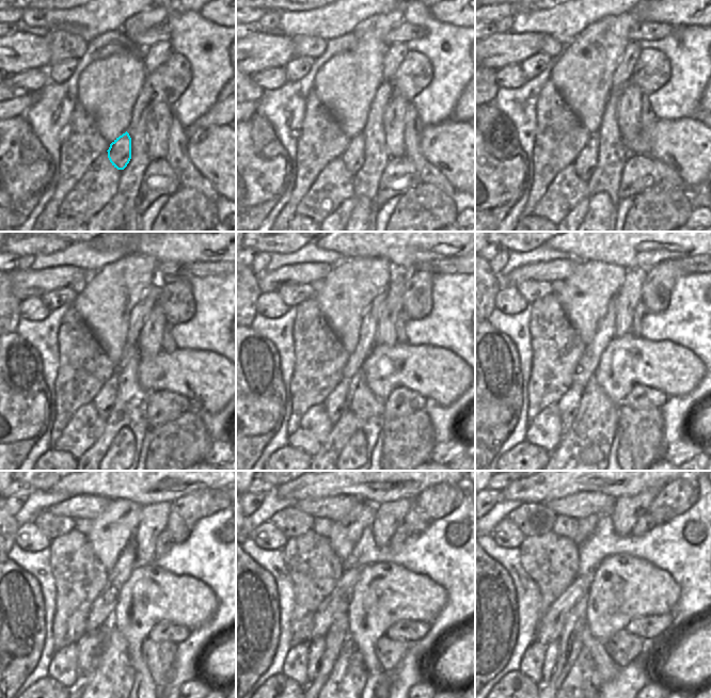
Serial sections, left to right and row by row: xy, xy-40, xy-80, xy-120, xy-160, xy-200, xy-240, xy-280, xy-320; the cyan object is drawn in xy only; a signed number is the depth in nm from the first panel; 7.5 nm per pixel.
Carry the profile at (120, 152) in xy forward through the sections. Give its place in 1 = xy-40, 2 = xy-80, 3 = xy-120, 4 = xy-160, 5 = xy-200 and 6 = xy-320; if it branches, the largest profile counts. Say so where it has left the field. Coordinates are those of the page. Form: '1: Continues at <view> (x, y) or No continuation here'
1: Continues at xy-40 (354, 155)
2: Continues at xy-80 (585, 163)
3: Continues at xy-120 (104, 402)
4: Continues at xy-160 (334, 402)
5: Continues at xy-200 (569, 406)
6: Continues at xy-320 (551, 649).

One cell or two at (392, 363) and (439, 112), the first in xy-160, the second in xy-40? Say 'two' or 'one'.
two

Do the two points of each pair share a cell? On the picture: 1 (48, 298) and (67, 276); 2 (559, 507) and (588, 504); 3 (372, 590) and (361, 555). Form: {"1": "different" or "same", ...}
{"1": "different", "2": "same", "3": "different"}

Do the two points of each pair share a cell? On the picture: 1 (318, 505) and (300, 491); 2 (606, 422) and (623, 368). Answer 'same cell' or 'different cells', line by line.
1: different cells
2: different cells

